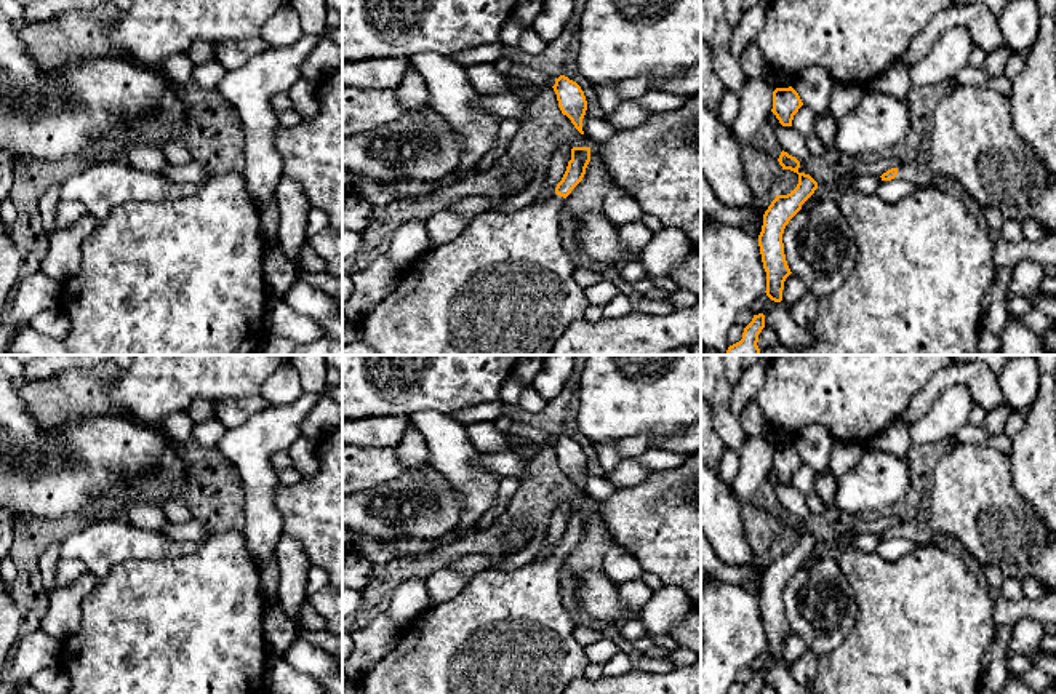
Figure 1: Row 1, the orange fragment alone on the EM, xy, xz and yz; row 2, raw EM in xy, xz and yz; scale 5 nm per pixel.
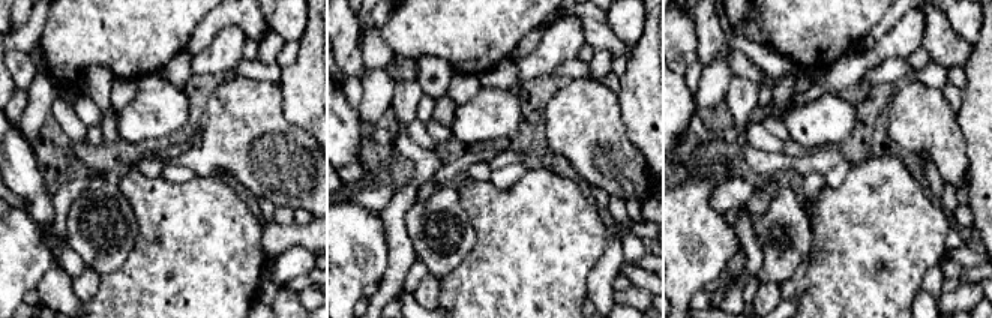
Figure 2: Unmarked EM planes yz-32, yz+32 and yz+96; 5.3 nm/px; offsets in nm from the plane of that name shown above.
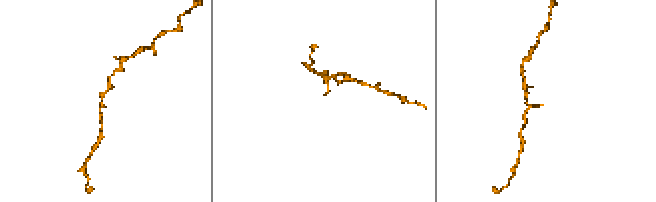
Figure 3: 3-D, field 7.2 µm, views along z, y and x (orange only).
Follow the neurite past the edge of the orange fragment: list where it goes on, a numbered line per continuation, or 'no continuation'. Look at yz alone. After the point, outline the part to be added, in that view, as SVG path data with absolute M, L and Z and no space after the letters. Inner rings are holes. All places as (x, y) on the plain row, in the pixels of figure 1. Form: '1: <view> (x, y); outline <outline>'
1: yz (973, 499); outline M954 443L934 467L930 494L928 518L901 523L896 536L910 539L914 544L936 544L939 534L949 534L982 566L998 568L1003 577L1018 580L1034 577L1042 585L1056 588L1056 537L1045 528L1042 517L1016 493L1011 461L1002 451L982 445Z

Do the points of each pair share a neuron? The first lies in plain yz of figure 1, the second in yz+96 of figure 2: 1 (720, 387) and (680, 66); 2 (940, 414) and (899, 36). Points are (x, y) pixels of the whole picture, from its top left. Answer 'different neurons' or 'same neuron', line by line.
1: same neuron
2: same neuron

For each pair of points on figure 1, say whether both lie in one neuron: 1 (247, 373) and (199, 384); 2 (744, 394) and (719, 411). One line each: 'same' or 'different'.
1: same
2: different

